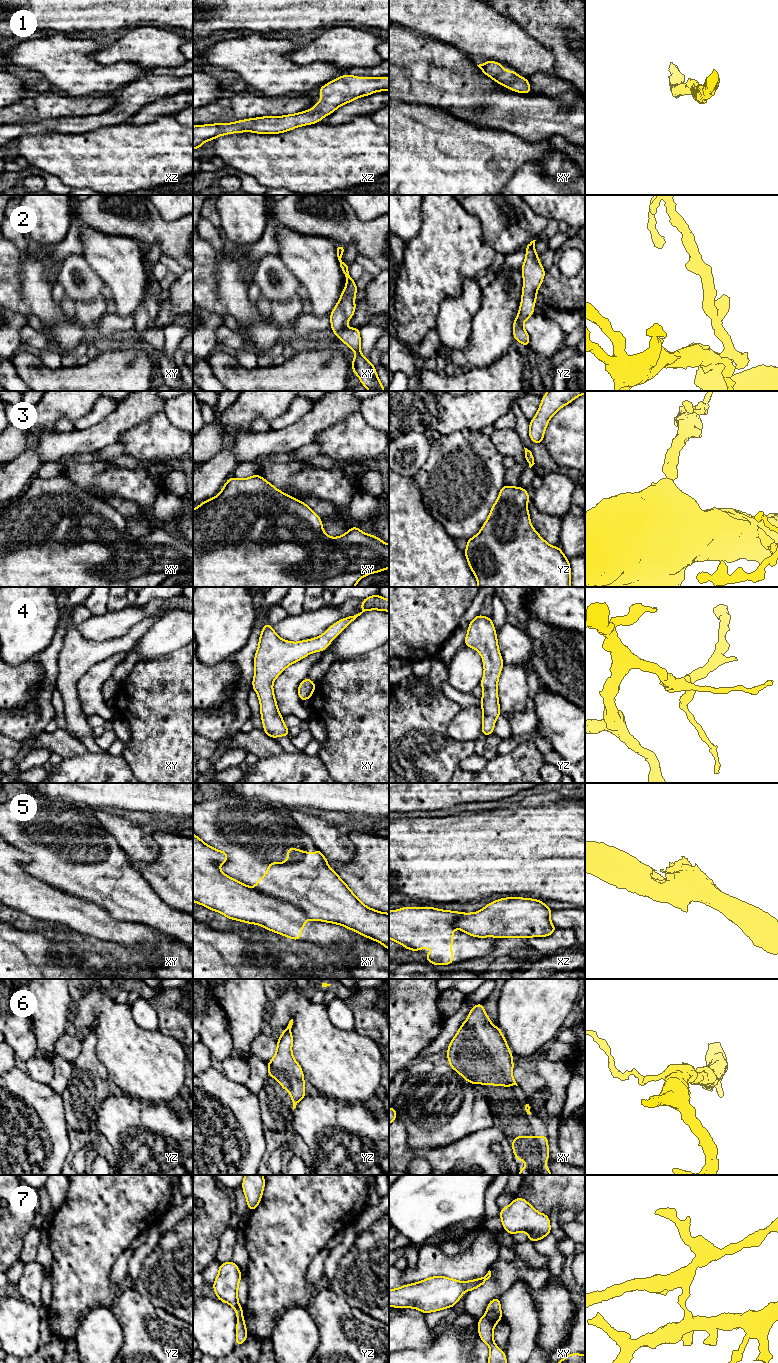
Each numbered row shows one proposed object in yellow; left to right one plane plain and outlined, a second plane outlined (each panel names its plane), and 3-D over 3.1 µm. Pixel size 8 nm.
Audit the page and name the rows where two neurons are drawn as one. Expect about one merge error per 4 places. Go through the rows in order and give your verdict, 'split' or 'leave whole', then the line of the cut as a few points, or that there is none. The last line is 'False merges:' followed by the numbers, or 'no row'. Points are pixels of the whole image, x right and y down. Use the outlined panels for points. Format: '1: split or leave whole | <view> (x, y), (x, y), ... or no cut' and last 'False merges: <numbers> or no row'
1: leave whole | no cut
2: leave whole | no cut
3: leave whole | no cut
4: leave whole | no cut
5: split | xy (254, 887), (265, 894), (294, 905), (307, 917)
6: leave whole | no cut
7: split | xy (485, 1315), (494, 1324)
False merges: 5, 7

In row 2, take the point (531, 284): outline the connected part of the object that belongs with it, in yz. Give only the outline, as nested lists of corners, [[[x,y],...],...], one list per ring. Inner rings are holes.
[[[535,241],[526,245],[526,257],[521,267],[523,276],[523,289],[518,315],[513,323],[513,335],[515,341],[529,347],[530,338],[523,327],[523,323],[533,315],[537,290],[540,288],[546,271],[539,261],[539,255],[535,252]]]

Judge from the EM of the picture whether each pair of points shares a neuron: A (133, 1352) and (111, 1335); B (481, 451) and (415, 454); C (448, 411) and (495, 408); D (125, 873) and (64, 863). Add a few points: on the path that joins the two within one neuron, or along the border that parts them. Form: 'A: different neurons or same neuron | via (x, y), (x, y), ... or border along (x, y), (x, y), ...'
A: different neurons | border along (117, 1321), (122, 1330), (122, 1347), (119, 1352)
B: different neurons | border along (431, 443), (427, 460), (416, 473)
C: same neuron | via (460, 411), (474, 411), (483, 408)
D: same neuron | via (110, 873), (79, 871)

